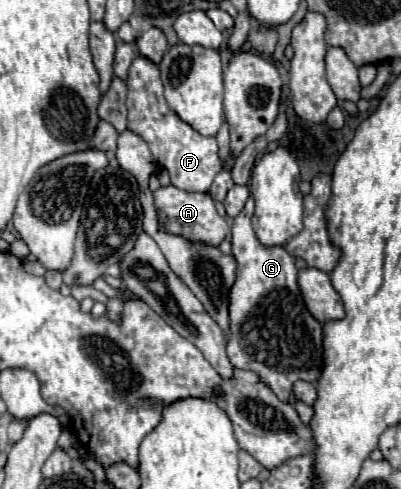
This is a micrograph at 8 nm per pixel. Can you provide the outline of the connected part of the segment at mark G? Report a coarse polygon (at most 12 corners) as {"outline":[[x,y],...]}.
{"outline":[[250,197],[238,271],[226,351],[286,401],[322,371],[322,325],[294,257],[264,247]]}

